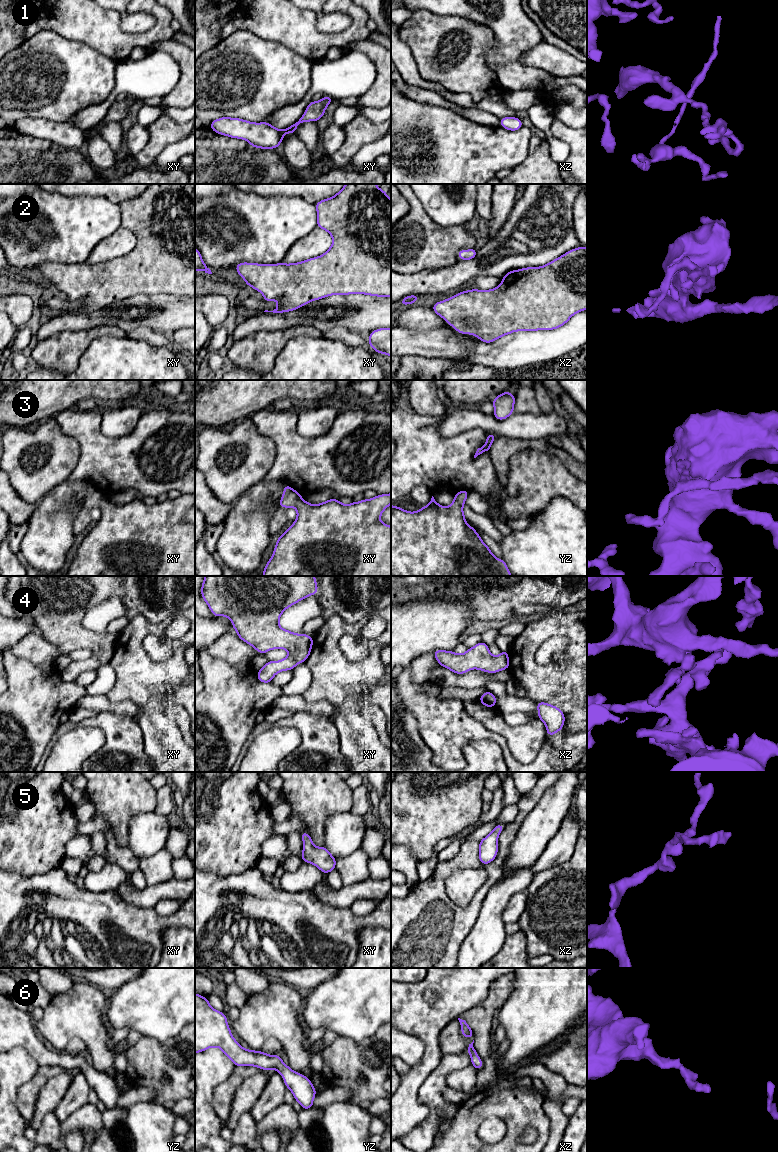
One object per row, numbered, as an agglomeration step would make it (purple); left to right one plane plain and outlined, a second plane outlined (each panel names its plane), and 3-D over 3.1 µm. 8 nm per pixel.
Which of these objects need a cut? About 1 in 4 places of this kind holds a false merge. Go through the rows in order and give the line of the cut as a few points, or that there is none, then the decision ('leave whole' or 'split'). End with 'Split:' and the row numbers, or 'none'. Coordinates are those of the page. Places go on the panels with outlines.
1: no cut | leave whole
2: no cut | leave whole
3: no cut | leave whole
4: no cut | leave whole
5: no cut | leave whole
6: no cut | leave whole
Split: none

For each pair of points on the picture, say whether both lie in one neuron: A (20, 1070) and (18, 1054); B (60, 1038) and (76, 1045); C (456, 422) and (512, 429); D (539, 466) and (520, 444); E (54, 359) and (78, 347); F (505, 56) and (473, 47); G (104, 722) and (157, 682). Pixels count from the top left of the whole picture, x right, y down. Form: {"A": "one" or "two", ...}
{"A": "one", "B": "two", "C": "one", "D": "two", "E": "one", "F": "two", "G": "two"}

